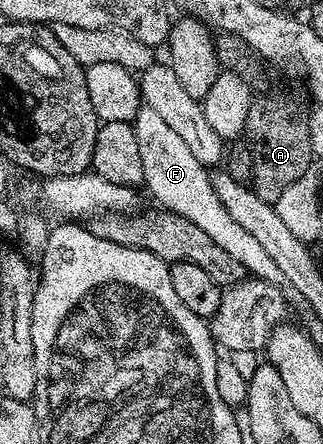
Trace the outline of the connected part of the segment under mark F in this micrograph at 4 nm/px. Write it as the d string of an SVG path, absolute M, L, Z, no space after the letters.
M145 104L139 105L132 125L140 144L140 160L144 164L144 186L150 189L151 196L158 201L155 203L190 220L207 236L212 236L212 240L216 240L216 244L220 244L228 256L240 260L247 275L263 278L265 282L281 283L283 277L275 261L264 252L263 245L228 214L213 190L211 171L202 166L196 156L192 156L192 151L184 144L182 137L176 136L175 130Z

